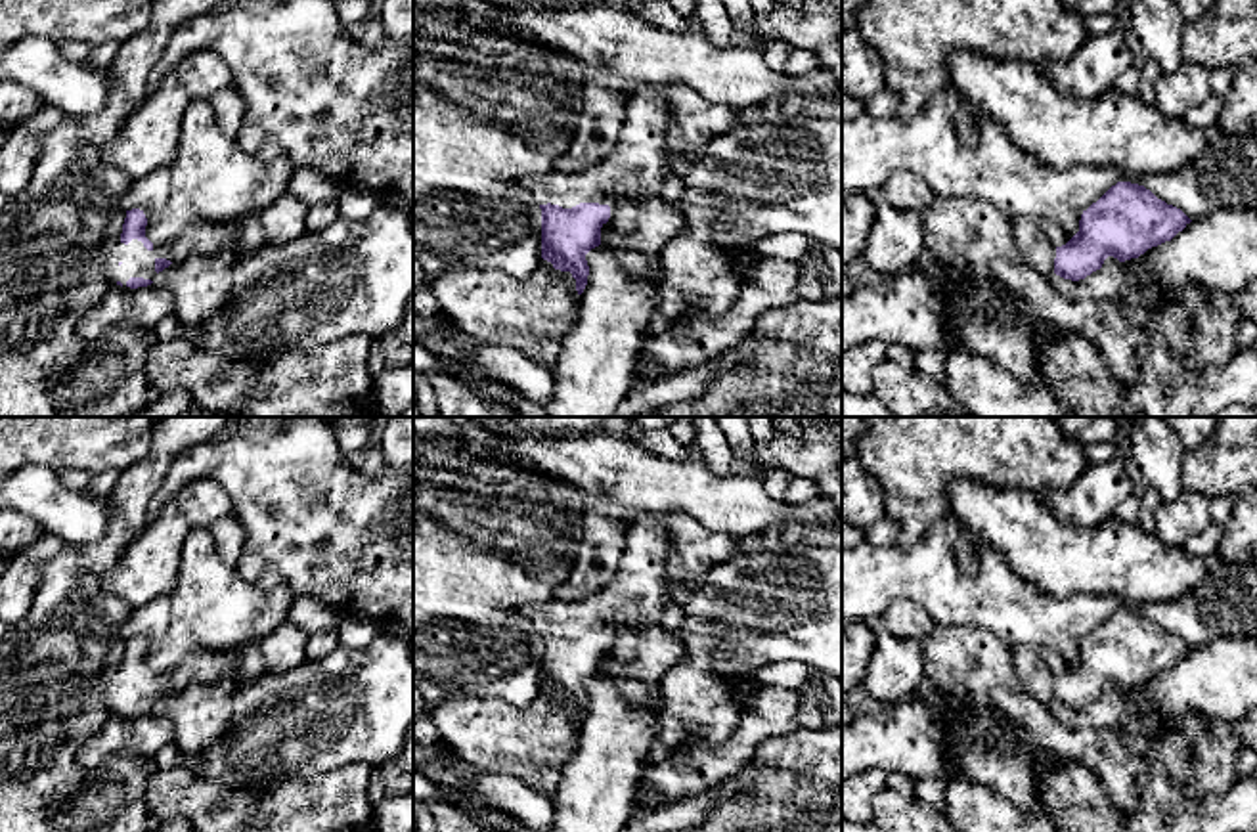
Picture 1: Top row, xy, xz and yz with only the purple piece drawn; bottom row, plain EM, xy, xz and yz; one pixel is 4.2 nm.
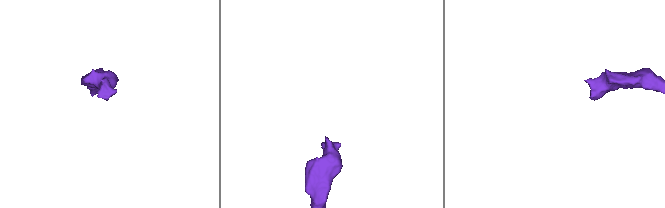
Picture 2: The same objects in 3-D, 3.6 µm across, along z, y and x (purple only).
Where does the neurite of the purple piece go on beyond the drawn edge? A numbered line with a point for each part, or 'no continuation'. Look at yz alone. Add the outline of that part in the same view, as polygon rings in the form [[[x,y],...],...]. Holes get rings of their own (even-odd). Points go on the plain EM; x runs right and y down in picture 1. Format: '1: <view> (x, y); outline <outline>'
1: yz (1036, 676); outline [[[1029,646],[1010,648],[1014,671],[1024,690],[1043,706],[1054,704],[1056,673],[1050,666]]]

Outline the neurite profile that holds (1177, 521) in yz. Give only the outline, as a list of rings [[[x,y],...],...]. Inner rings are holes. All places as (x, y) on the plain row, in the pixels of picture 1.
[[[1182,493],[1156,507],[1156,537],[1169,547],[1182,547],[1211,524],[1211,499],[1202,493]]]

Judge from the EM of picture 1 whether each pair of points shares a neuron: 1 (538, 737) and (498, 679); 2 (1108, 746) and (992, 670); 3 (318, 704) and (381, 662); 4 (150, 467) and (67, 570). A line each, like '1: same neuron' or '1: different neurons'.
1: different neurons
2: same neuron
3: same neuron
4: same neuron

